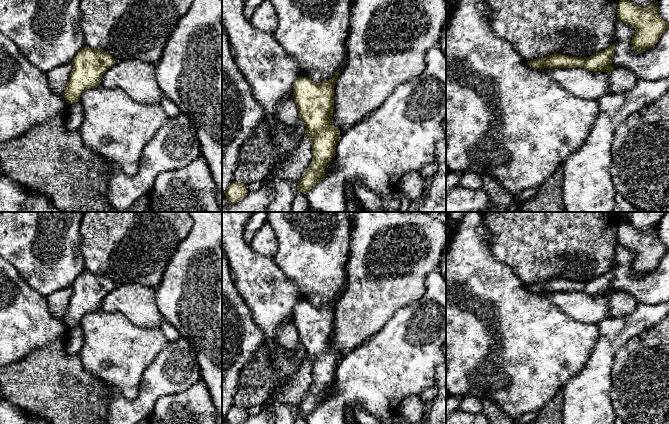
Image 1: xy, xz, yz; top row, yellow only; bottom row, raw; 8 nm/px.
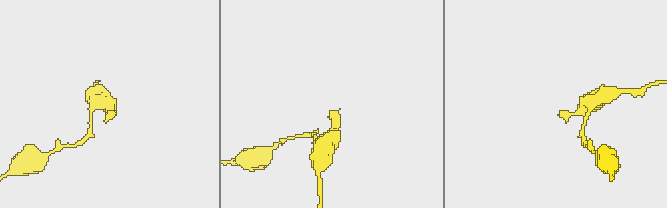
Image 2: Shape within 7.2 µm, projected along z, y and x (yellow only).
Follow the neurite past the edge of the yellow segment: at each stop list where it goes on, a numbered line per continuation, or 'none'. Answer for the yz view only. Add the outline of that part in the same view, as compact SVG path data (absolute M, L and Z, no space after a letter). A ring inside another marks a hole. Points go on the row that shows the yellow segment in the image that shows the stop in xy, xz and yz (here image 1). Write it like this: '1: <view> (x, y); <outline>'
none

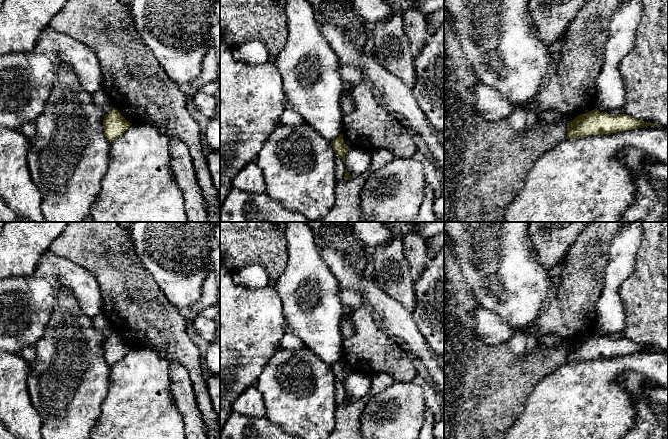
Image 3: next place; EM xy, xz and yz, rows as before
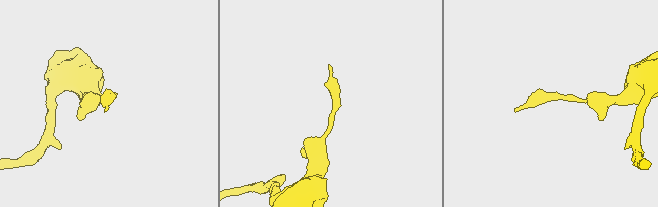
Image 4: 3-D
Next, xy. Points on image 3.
none

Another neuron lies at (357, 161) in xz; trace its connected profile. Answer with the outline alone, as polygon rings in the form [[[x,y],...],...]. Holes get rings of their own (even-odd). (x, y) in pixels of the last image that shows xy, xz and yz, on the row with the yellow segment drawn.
[[[358,148],[350,149],[345,155],[345,166],[350,177],[365,173],[370,167],[372,153]]]

